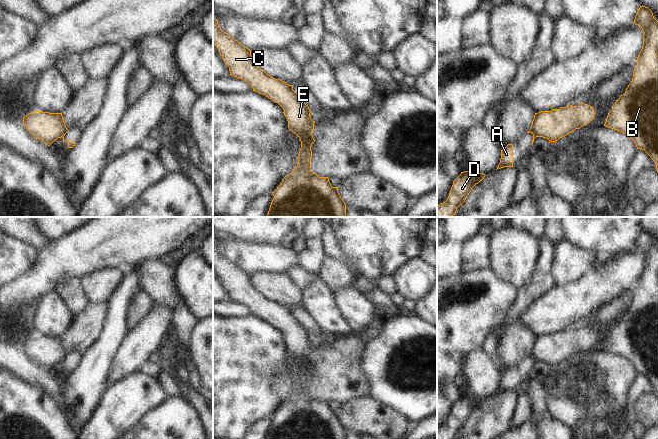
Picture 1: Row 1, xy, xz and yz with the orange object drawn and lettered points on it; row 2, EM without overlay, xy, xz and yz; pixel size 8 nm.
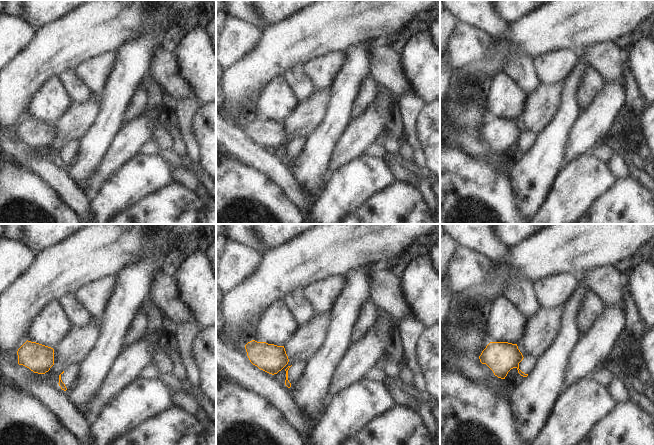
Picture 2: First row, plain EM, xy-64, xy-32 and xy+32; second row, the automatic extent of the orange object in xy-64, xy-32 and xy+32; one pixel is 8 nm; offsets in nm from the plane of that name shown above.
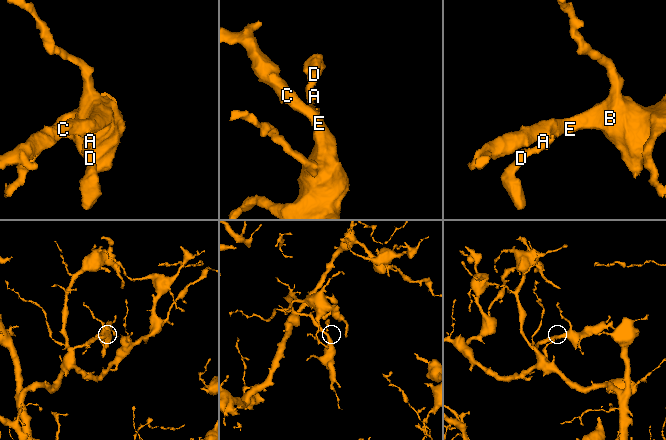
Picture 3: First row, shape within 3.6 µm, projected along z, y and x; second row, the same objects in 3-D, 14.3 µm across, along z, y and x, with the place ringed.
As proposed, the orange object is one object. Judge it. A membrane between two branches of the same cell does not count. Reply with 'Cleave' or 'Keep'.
Cleave.

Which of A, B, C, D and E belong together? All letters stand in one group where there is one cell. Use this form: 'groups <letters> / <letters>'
groups A D / B C E

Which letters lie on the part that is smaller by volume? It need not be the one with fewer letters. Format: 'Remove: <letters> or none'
Remove: A, D

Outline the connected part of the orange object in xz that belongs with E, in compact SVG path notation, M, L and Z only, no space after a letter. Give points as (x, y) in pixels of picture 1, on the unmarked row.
M214 239L213 267L229 291L230 299L246 305L253 315L278 327L284 334L288 352L301 365L298 388L272 417L274 422L267 439L346 439L346 428L338 411L332 411L328 401L319 401L311 394L315 345L310 341L309 331L289 308L258 291L251 274L224 256Z

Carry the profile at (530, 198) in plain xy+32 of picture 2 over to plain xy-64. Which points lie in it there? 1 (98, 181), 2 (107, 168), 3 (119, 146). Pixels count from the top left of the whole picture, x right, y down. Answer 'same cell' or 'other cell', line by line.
1: other cell
2: other cell
3: other cell

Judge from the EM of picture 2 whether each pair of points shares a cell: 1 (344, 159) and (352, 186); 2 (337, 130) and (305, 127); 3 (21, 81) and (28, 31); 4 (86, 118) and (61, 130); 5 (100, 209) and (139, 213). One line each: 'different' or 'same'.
1: different
2: different
3: different
4: same
5: different

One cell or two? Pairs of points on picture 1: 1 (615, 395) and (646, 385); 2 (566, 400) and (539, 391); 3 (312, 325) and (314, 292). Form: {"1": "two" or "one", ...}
{"1": "two", "2": "two", "3": "two"}

